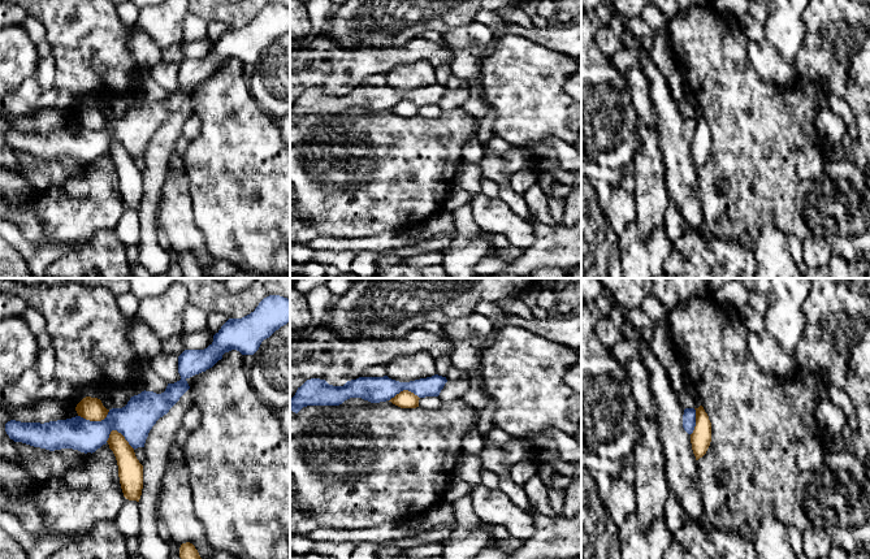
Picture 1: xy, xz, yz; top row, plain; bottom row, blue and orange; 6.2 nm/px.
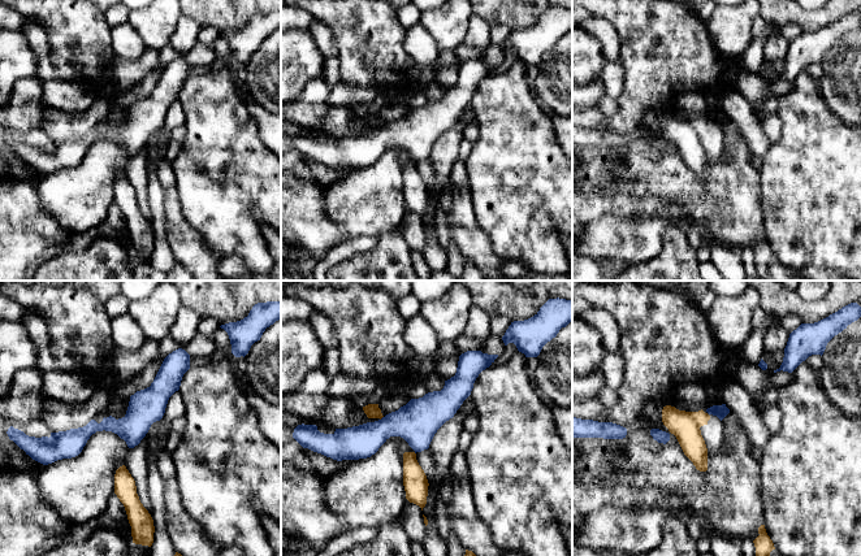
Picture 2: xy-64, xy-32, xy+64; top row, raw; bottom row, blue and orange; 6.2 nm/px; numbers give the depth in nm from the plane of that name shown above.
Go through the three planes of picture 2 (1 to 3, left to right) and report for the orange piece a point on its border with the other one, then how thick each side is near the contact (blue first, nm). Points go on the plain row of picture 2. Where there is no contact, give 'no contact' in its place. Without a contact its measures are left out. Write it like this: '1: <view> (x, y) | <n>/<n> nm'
1: no contact
2: xy-32 (381, 127) | 260/90 nm
3: no contact

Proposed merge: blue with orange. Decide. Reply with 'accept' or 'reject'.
reject

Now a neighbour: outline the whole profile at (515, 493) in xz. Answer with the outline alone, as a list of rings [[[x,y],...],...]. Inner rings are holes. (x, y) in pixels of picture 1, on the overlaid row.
[[[510,476],[499,477],[499,489],[521,510],[531,511],[529,499],[523,486],[516,485]]]

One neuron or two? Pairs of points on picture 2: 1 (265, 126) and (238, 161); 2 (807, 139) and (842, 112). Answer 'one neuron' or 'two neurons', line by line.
1: two neurons
2: two neurons

